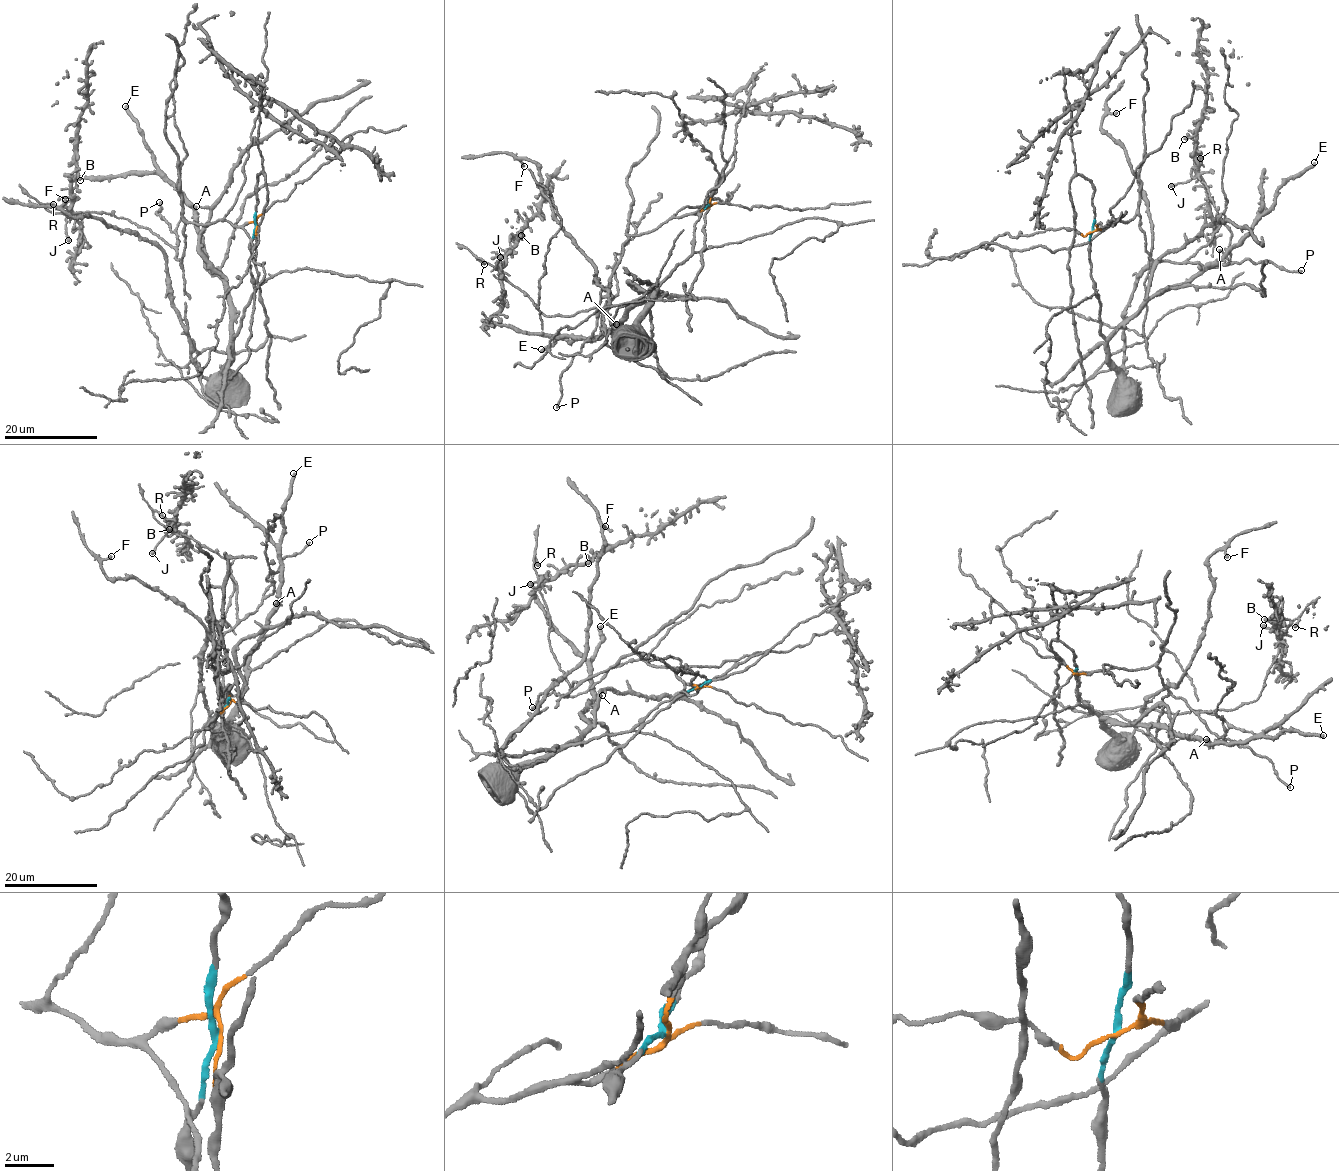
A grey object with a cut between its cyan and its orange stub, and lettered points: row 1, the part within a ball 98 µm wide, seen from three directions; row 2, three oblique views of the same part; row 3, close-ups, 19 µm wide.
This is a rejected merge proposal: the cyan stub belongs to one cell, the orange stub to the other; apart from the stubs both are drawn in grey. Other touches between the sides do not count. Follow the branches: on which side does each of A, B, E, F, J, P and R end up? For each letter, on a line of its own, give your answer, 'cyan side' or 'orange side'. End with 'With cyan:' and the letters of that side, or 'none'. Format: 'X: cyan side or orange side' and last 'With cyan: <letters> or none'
A: cyan side
B: orange side
E: cyan side
F: cyan side
J: orange side
P: orange side
R: orange side
With cyan: A, E, F

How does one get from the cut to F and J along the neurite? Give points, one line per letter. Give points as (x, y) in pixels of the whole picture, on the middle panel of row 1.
F: (709, 205), (690, 257), (635, 324), (617, 330), (597, 268), (561, 227), (534, 162), (524, 166)
J: (710, 205), (631, 235), (599, 305), (570, 316), (544, 316), (496, 270), (501, 257)

